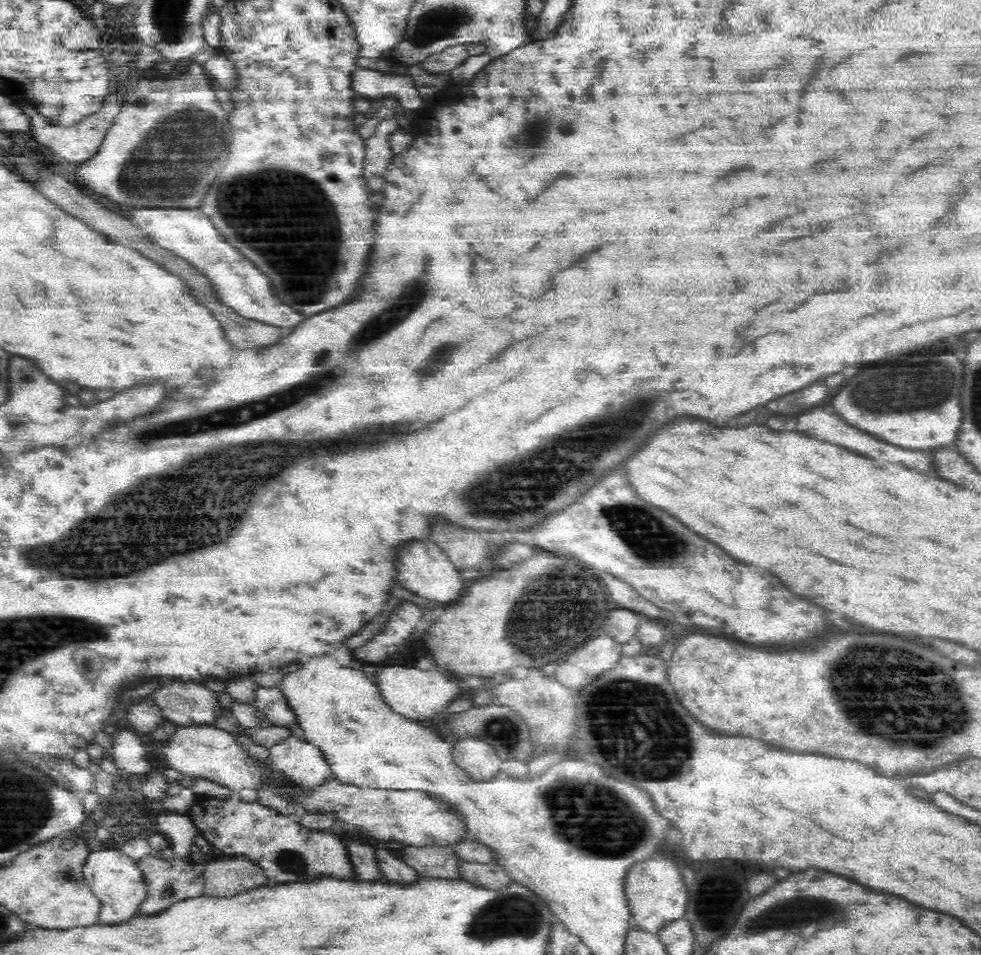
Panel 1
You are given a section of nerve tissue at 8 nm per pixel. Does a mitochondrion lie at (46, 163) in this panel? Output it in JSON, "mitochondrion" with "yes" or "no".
{"mitochondrion":"no"}

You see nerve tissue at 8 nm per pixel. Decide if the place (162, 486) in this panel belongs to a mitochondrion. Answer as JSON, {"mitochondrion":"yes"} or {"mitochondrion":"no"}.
{"mitochondrion":"yes"}

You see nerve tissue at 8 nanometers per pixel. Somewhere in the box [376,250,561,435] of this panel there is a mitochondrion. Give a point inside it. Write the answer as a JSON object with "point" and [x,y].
{"point":[443,354]}

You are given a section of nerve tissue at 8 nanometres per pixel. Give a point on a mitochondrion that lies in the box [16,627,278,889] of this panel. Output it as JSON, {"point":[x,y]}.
{"point":[66,873]}

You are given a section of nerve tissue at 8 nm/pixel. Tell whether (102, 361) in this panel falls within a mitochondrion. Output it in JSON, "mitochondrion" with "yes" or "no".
{"mitochondrion":"no"}

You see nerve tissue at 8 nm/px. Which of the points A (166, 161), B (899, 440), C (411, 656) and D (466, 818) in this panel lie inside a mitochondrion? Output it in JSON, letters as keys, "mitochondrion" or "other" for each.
{"A":"mitochondrion","B":"other","C":"other","D":"other"}

